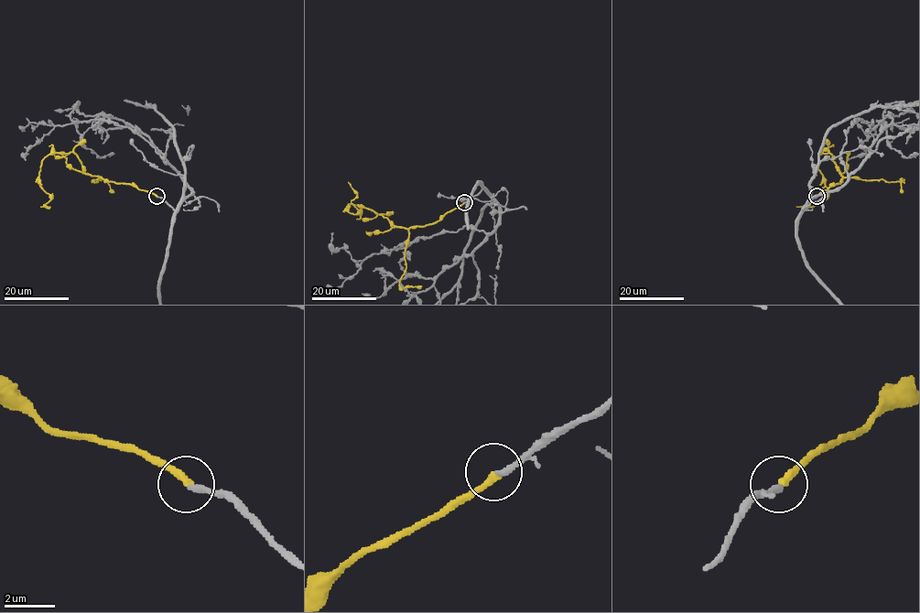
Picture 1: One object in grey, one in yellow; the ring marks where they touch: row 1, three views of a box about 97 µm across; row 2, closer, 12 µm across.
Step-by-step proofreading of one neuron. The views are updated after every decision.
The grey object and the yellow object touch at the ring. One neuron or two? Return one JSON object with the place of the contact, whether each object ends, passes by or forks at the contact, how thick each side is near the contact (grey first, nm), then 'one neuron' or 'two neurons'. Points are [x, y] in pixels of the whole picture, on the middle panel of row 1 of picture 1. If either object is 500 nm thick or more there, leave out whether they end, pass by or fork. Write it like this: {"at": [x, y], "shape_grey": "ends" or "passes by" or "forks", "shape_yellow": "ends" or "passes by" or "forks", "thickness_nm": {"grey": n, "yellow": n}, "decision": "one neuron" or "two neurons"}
{"at": [464, 202], "shape_grey": "ends", "shape_yellow": "ends", "thickness_nm": {"grey": 240, "yellow": 280}, "decision": "one neuron"}

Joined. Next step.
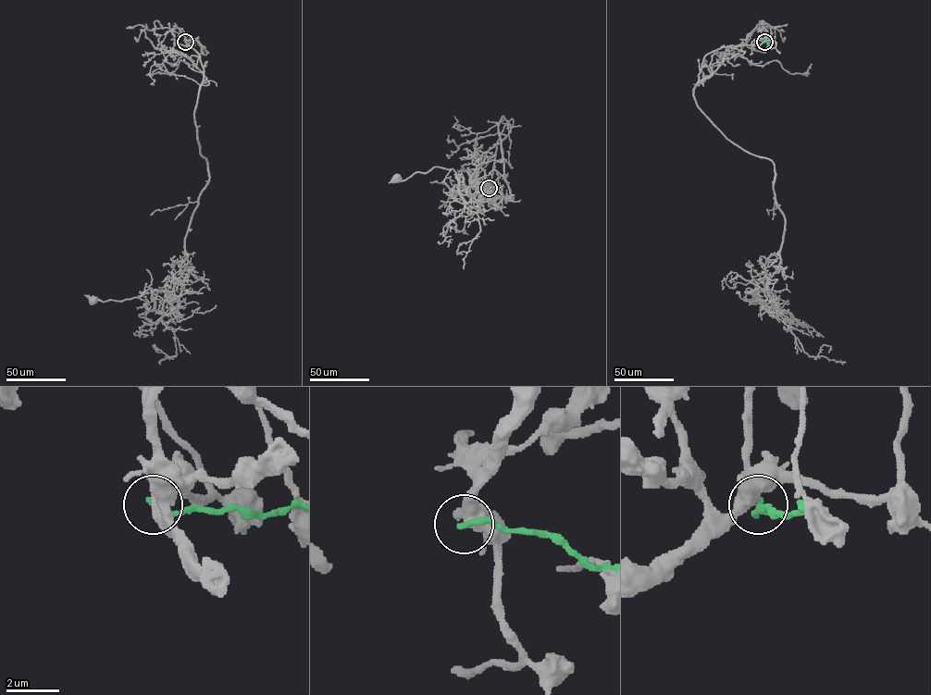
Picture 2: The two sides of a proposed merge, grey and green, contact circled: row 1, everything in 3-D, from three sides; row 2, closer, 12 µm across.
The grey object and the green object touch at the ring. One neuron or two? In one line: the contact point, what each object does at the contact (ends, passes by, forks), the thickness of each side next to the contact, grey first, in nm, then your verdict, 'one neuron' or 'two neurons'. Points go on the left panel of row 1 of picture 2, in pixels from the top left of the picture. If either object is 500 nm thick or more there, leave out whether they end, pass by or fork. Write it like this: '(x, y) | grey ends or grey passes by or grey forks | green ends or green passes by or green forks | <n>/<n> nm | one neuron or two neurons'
(185, 42) | 500/220 nm | two neurons

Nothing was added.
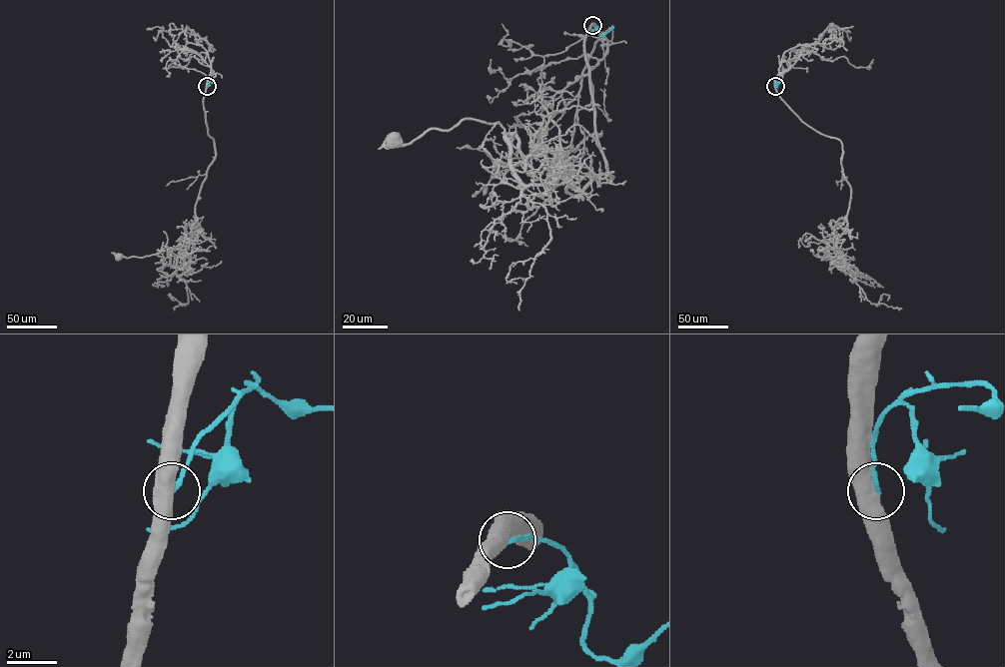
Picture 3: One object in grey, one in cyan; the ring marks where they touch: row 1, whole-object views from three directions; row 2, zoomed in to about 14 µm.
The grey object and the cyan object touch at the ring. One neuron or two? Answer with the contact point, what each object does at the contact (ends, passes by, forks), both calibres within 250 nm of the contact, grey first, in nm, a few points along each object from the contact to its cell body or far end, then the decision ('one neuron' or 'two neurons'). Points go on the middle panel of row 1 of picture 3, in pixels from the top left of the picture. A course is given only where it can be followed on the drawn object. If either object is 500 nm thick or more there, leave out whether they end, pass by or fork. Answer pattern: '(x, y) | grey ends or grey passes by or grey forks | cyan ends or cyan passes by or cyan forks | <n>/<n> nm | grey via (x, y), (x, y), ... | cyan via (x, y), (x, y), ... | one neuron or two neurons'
(592, 25) | 500/170 nm | grey via (591, 25), (584, 59), (612, 177), (572, 195), (549, 162), (529, 172), (517, 140), (477, 120), (395, 141) | cyan via (592, 25), (598, 27), (600, 36), (612, 25) | one neuron

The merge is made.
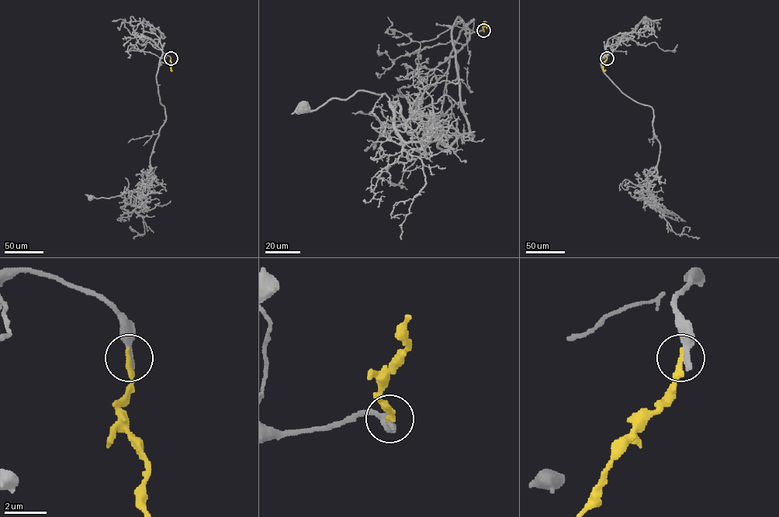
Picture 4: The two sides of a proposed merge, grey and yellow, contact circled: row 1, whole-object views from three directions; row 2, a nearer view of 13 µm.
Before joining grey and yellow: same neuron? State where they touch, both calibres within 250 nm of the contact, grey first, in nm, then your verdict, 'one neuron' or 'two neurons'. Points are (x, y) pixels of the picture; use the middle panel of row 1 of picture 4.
place (483, 30); calibres 360 and 280 nm; two neurons

